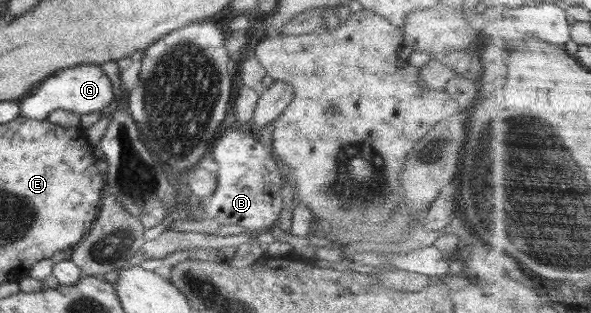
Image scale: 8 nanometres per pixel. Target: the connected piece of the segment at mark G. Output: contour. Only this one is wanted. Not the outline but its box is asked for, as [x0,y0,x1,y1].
[20,64,115,120]

